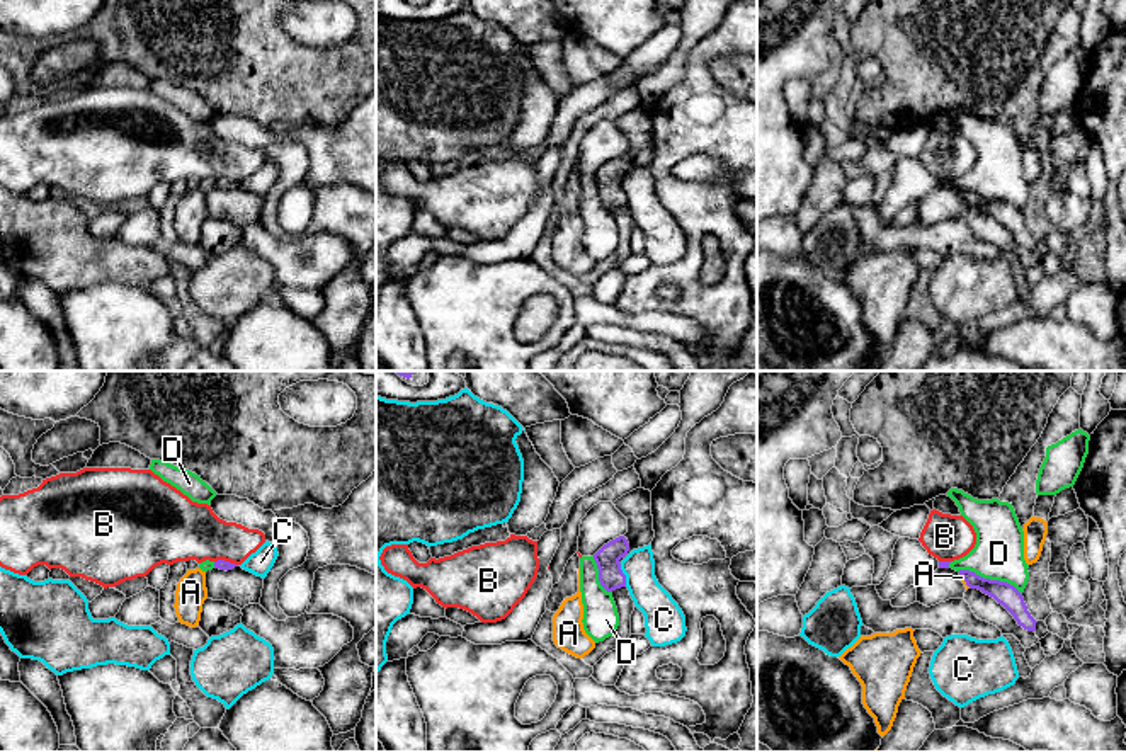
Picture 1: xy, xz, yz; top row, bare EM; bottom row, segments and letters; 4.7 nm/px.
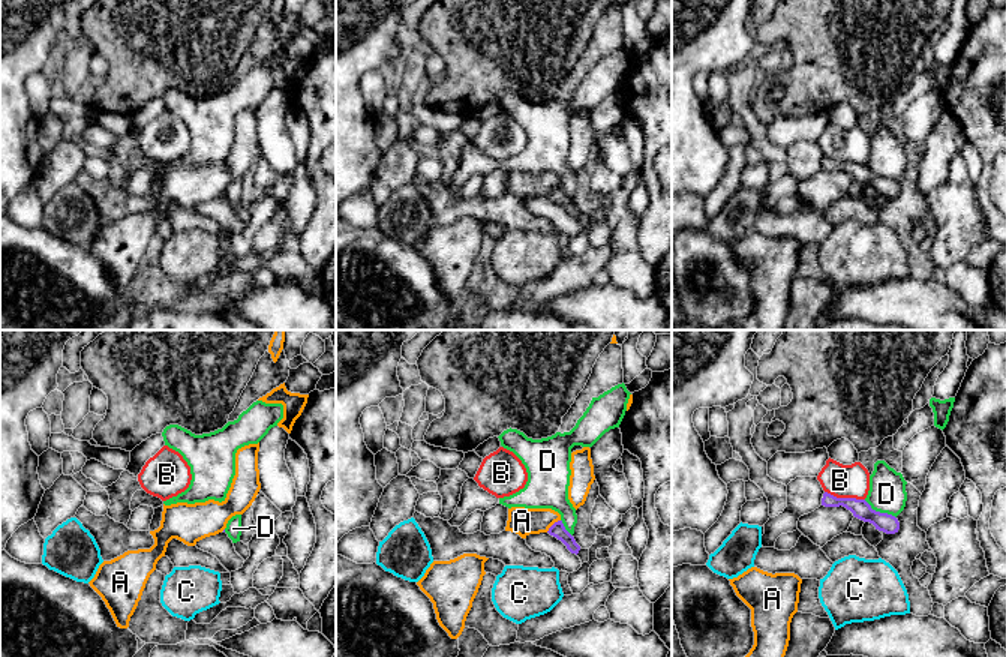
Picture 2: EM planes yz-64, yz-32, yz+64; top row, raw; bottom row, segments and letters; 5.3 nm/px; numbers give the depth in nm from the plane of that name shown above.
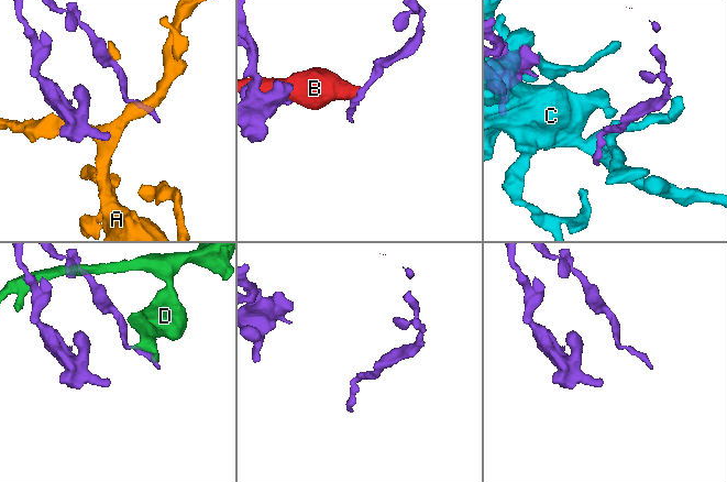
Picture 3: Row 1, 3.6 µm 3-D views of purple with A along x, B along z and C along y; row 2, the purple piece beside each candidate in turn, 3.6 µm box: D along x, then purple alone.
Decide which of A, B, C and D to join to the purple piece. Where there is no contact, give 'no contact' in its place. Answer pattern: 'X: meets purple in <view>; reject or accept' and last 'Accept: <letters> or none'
A: meets purple in yz; reject
B: meets purple in xy; reject
C: meets purple in xz; reject
D: meets purple in yz; reject
Accept: none

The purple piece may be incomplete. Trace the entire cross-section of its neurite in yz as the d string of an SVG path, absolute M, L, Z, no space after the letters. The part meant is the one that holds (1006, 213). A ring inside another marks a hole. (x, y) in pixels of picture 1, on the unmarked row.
M959 189L959 194L970 208L978 208L1002 223L1014 235L1019 245L1027 250L1036 250L1038 240L1031 235L1022 213L1014 204L1000 199L983 197L970 189Z

